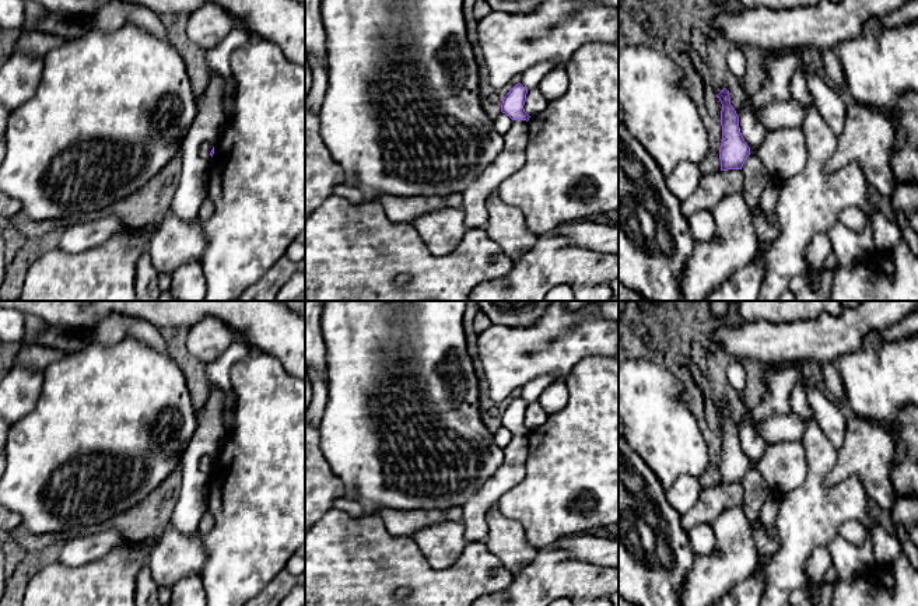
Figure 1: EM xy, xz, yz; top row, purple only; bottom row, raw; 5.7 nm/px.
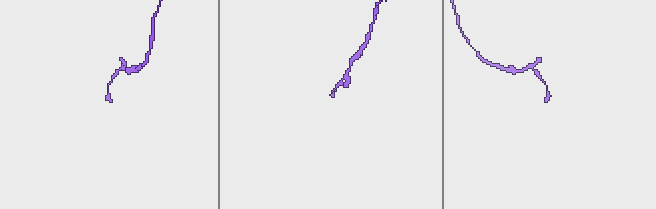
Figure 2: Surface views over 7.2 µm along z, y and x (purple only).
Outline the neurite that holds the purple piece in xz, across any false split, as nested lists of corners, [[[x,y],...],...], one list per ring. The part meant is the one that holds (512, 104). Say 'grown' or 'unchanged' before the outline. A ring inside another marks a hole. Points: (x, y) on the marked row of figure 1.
grown; [[[519,83],[502,99],[501,112],[512,119],[512,126],[502,134],[502,153],[463,192],[466,230],[486,227],[488,220],[487,197],[525,164],[529,141],[528,120],[530,118],[523,109],[526,94],[528,90]]]

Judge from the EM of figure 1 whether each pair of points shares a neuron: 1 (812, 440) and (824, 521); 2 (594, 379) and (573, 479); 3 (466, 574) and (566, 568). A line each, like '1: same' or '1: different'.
1: same
2: same
3: different

